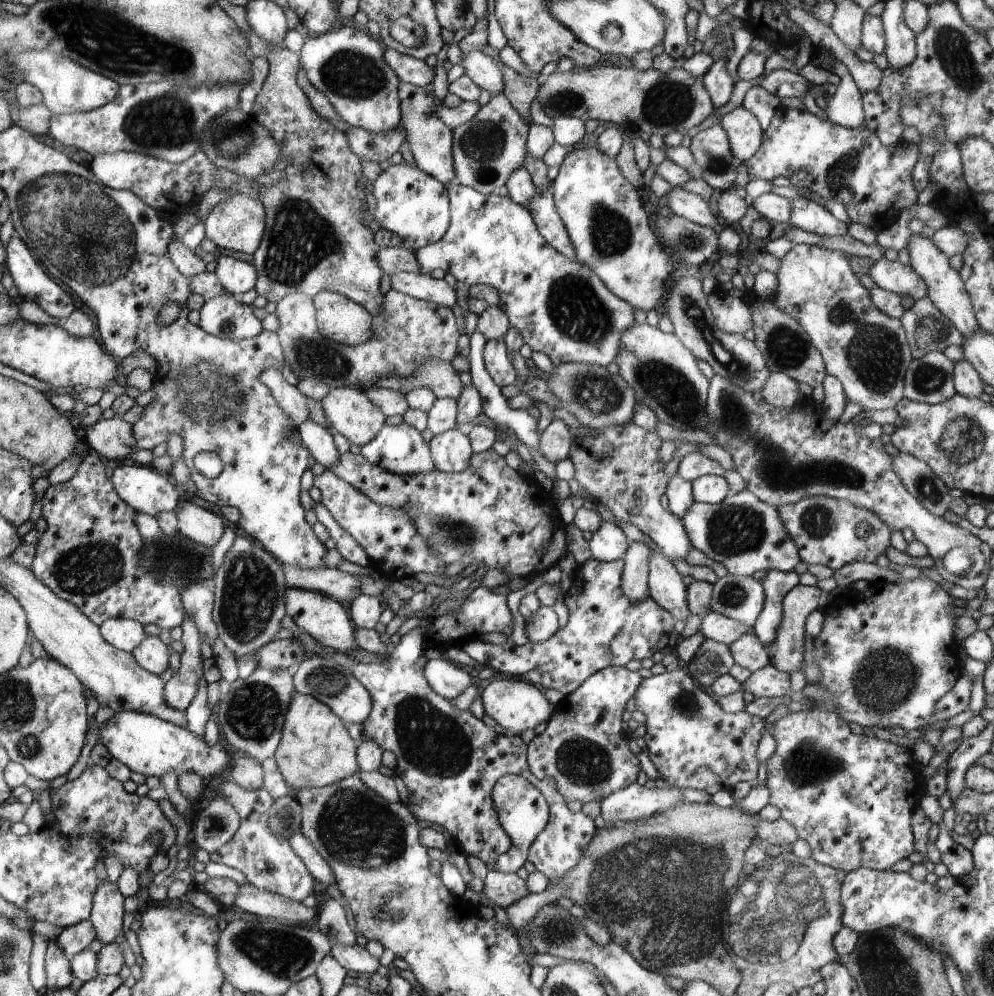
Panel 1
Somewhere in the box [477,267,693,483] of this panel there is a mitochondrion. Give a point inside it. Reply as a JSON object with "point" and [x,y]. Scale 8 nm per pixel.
{"point":[576,311]}

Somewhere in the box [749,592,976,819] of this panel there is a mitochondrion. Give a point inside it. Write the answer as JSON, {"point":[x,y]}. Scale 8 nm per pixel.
{"point":[888,675]}

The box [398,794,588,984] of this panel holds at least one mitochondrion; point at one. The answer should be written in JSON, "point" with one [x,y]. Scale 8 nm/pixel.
{"point":[558,931]}

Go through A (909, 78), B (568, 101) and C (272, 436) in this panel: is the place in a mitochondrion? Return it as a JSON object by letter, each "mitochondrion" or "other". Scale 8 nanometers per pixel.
{"A":"other","B":"mitochondrion","C":"other"}

